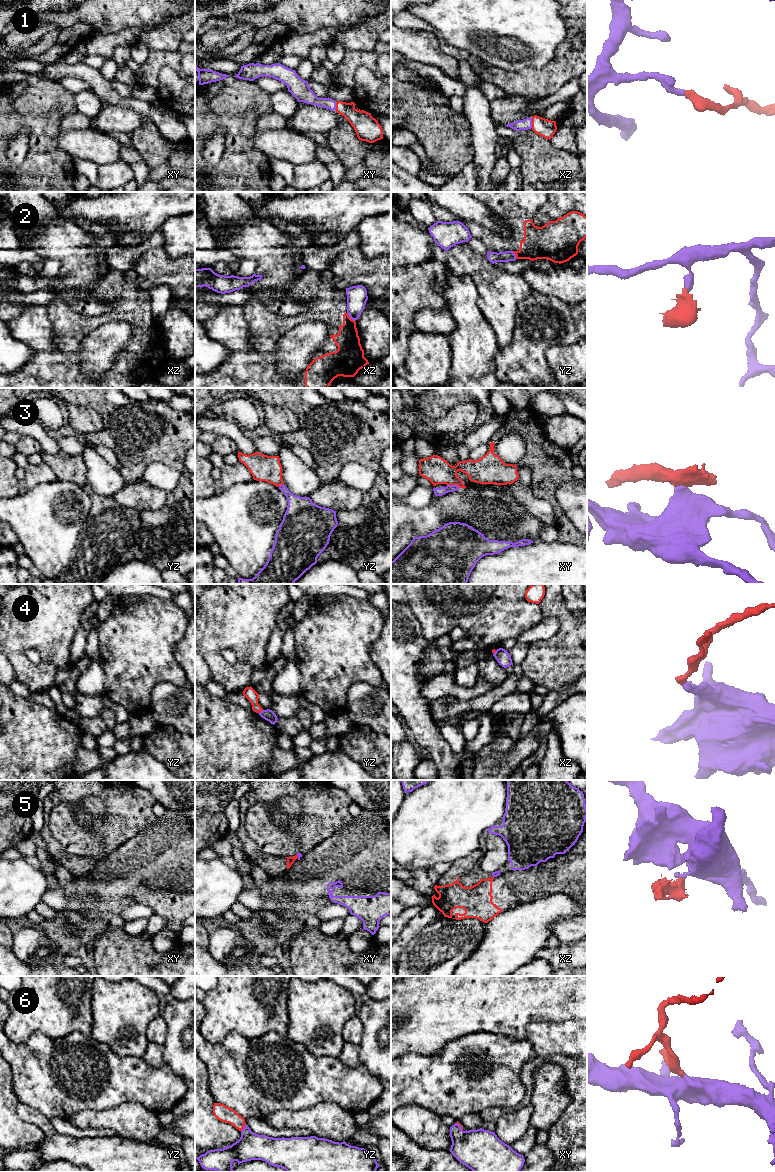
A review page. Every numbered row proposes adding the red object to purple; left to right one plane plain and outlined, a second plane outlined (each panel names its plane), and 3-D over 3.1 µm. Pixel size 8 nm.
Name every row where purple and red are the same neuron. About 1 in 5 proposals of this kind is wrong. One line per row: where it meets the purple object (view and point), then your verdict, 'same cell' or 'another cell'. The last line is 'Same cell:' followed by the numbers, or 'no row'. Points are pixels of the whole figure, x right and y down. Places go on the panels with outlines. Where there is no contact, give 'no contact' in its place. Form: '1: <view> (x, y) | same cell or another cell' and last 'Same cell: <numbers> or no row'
1: xz (531, 123) | same cell
2: xz (350, 317) | another cell
3: xy (454, 485) | another cell
4: yz (261, 711) | same cell
5: xy (298, 856) | another cell
6: yz (243, 1128) | same cell
Same cell: 1, 4, 6

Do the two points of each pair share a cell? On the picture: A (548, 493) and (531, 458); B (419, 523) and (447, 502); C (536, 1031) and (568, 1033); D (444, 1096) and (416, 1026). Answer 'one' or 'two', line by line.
A: one
B: one
C: one
D: two

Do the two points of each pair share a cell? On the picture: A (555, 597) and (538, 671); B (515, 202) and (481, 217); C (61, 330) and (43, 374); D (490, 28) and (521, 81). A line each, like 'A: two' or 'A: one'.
A: one
B: two
C: one
D: two

